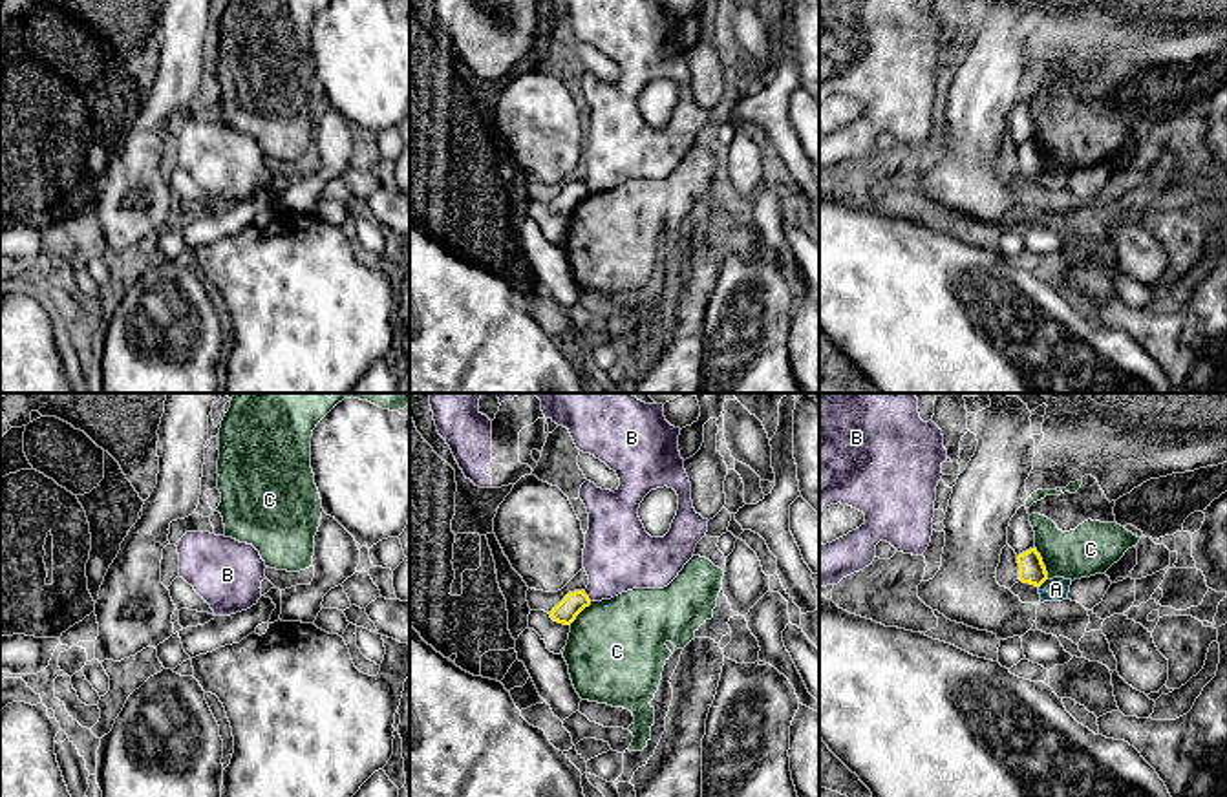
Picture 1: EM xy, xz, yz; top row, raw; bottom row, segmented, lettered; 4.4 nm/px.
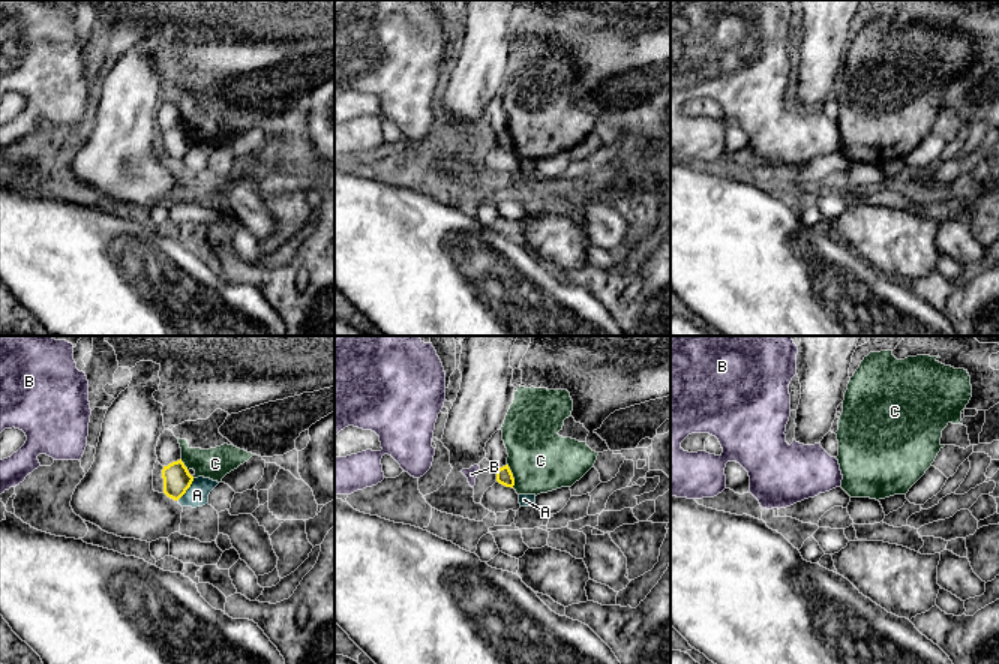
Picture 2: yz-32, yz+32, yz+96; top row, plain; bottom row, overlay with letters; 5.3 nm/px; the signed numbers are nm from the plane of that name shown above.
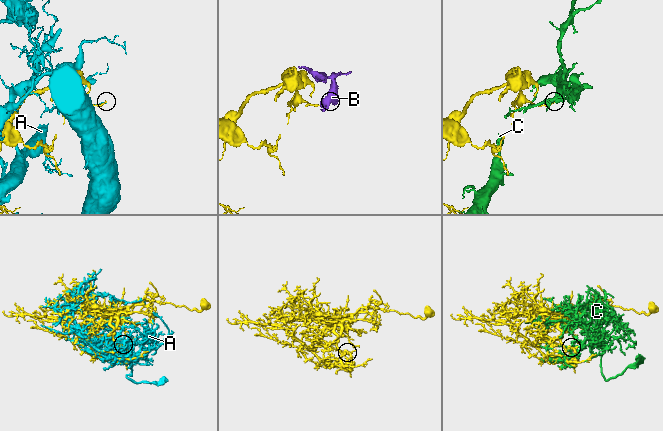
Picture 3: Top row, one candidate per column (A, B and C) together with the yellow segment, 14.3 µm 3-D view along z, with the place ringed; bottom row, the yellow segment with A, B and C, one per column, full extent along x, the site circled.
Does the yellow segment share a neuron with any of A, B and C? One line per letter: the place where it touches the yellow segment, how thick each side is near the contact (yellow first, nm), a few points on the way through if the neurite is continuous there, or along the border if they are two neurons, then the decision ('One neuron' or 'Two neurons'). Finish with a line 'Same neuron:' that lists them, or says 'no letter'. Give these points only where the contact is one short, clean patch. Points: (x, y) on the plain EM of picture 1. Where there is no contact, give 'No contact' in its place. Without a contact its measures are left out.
A: Touches yellow at yz (1043, 172). Thickness 120 nm (yellow) against 100 nm. Two neurons
B: Touches yellow at xz (587, 187). Thickness 100 nm (yellow) against 320 nm. Boundary: xz (584, 181), (591, 191). Two neurons
C: Touches yellow at yz (1043, 154). Thickness 120 nm (yellow) against 220 nm. Boundary: yz (1034, 138), (1048, 169). Two neurons
Same neuron: no letter

